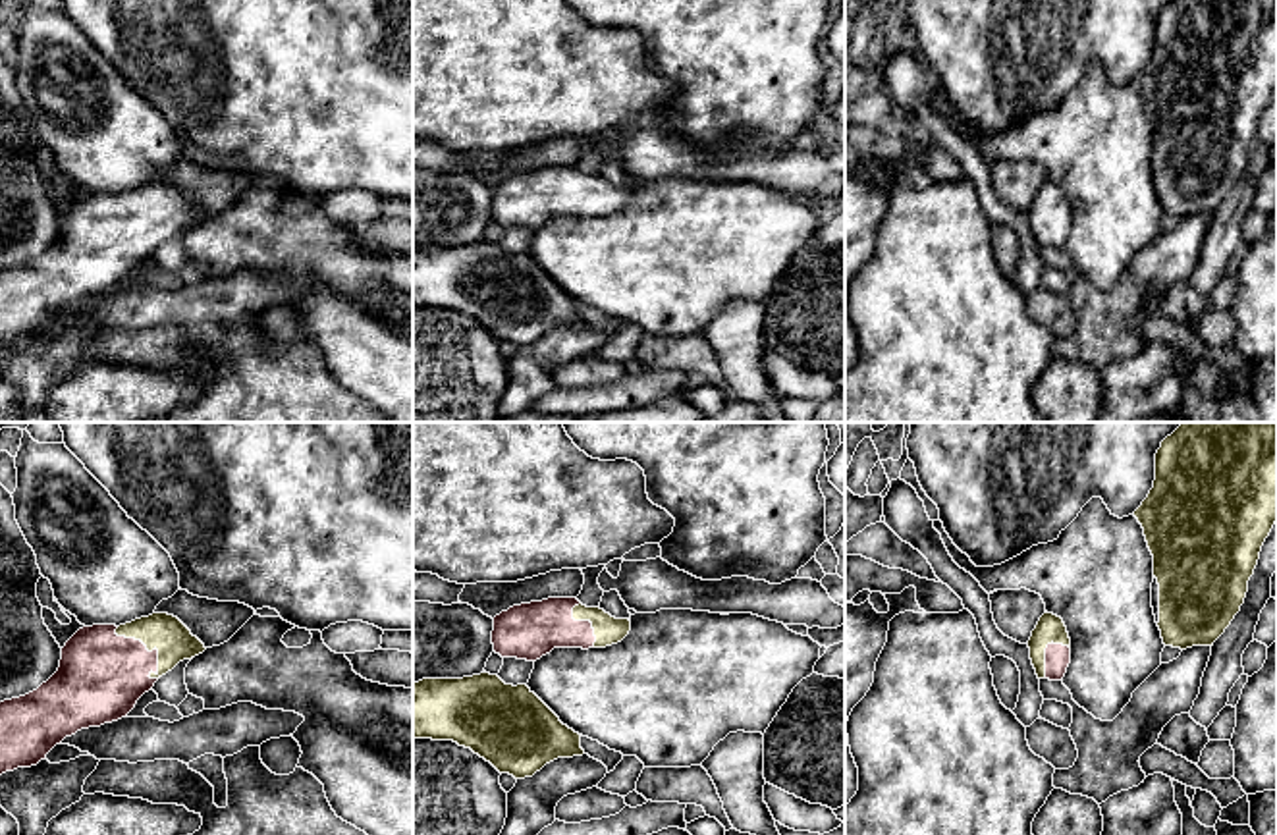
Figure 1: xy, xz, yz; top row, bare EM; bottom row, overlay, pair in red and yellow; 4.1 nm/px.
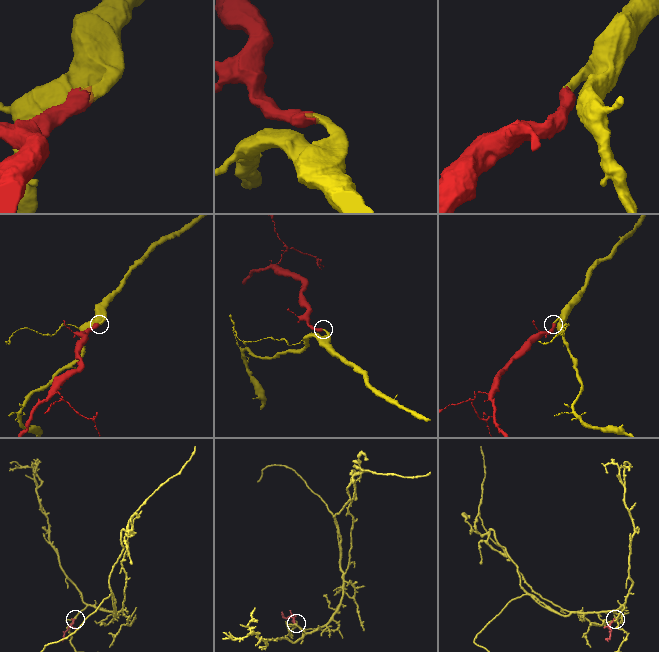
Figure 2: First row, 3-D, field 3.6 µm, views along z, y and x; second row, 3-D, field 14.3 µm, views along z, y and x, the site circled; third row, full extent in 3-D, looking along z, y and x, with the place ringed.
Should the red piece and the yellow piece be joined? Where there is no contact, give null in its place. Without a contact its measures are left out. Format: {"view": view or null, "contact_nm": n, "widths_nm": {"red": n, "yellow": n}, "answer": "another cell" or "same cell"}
{"view": "xy", "contact_nm": 280, "widths_nm": {"red": 360, "yellow": 160}, "answer": "same cell"}

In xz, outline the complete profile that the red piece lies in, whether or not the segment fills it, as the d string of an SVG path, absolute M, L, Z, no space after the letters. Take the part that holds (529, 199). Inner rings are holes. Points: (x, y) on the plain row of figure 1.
M548 166L496 183L492 212L502 226L536 229L554 216L606 216L621 210L629 199L629 187L586 175L577 166Z

